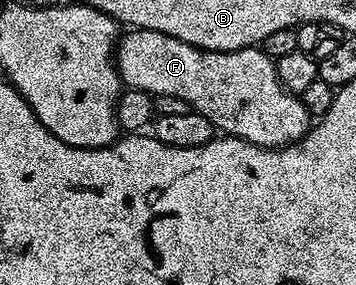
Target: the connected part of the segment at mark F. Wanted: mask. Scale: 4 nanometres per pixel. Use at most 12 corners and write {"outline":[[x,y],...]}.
{"outline":[[128,29],[125,88],[182,97],[224,135],[299,143],[310,116],[260,47]]}

